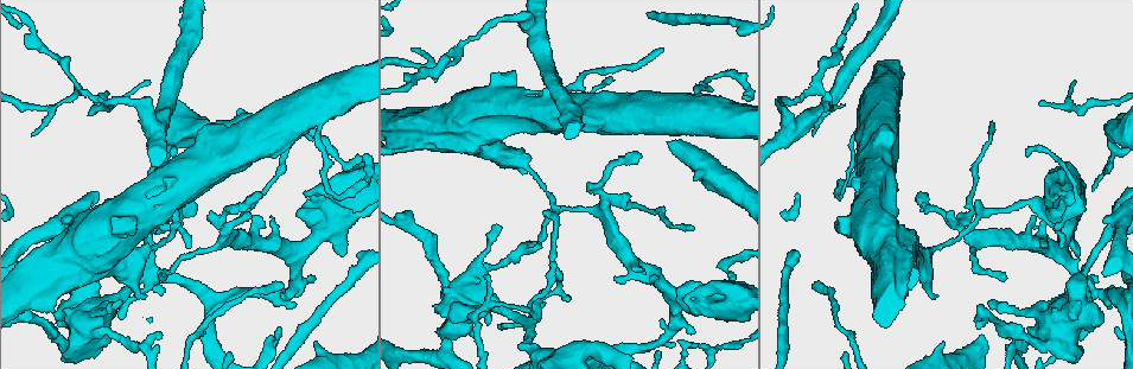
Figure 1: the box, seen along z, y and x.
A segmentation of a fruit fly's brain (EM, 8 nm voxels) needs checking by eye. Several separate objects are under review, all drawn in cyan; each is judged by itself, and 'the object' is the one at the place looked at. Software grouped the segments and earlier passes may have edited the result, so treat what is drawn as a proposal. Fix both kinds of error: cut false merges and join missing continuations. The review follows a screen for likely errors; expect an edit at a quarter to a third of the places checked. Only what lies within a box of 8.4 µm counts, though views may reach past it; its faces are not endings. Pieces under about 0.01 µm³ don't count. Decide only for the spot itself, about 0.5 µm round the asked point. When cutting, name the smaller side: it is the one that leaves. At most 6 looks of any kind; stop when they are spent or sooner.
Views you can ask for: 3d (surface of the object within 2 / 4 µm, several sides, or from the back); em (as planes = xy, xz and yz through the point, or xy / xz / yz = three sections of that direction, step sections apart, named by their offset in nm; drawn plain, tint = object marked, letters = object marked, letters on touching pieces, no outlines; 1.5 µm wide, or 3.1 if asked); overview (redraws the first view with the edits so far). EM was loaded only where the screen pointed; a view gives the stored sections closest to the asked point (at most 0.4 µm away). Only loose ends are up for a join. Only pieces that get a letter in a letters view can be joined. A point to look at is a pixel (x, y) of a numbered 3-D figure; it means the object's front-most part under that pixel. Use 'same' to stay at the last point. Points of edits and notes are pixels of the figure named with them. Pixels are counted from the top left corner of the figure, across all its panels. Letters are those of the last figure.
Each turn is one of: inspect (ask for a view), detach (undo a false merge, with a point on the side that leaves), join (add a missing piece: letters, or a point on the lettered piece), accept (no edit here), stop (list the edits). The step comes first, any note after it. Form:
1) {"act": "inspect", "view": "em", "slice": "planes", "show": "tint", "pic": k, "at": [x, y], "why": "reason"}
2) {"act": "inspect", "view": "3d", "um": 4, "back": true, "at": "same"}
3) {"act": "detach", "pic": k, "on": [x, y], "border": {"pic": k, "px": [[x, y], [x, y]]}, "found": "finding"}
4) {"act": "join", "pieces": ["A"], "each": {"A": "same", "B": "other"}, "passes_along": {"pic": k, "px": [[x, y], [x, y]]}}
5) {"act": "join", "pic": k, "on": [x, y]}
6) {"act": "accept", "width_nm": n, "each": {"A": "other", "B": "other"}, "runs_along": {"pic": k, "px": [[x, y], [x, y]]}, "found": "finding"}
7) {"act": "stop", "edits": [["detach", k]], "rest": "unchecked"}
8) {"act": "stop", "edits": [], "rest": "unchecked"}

{"act": "inspect", "view": "em", "slice": "planes", "show": "plain", "pic": 1, "at": [682, 350], "why": "abrupt turn"}

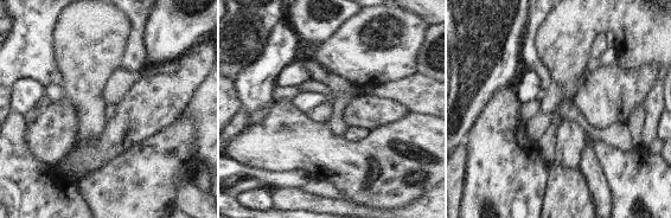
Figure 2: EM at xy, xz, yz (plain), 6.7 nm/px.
{"act": "inspect", "view": "em", "slice": "planes", "show": "tint", "at": "same"}

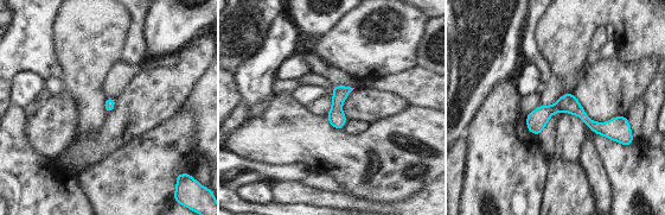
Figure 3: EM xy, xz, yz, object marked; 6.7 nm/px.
{"act": "inspect", "view": "em", "slice": "planes", "show": "letters", "at": "same"}

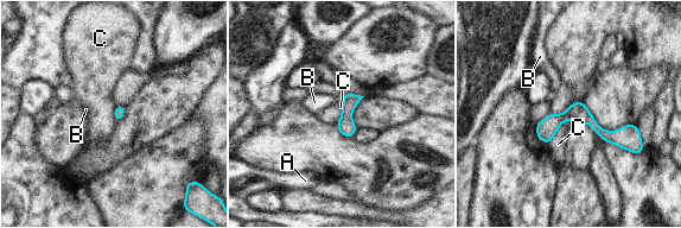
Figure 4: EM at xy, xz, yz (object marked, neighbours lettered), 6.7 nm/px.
{"act": "accept", "width_nm": 80, "each": {"A": "other", "B": "other", "C": "other"}, "border": {"pic": 4, "px": [[570, 120], [561, 124], [548, 144]]}, "found": "all the same cell"}

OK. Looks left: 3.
{"act": "inspect", "view": "3d", "um": 2, "pic": 1, "at": [540, 247], "why": "tapers out"}

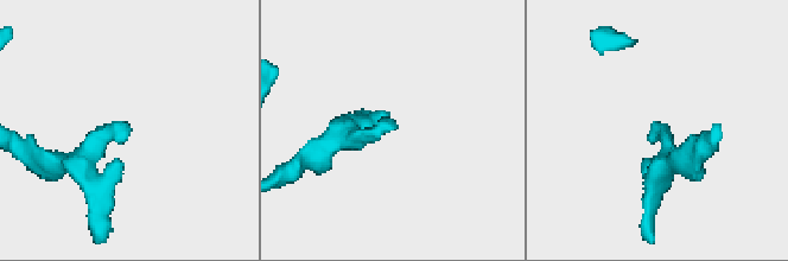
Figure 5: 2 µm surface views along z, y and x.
{"act": "inspect", "view": "em", "slice": "xy", "step": 4, "show": "tint", "pic": 5, "at": [127, 128], "why": "now the EM"}

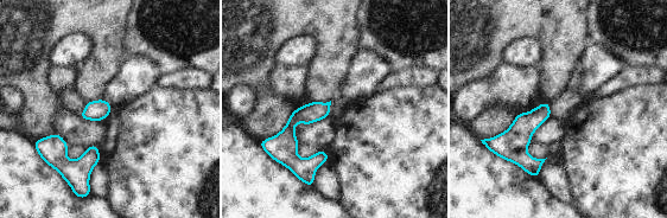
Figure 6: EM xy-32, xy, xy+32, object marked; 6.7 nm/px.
{"act": "inspect", "view": "em", "slice": "xy", "step": 4, "show": "letters", "at": "same"}

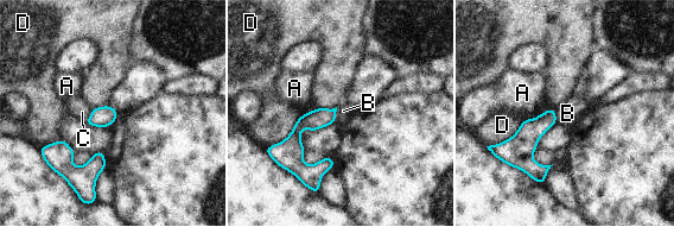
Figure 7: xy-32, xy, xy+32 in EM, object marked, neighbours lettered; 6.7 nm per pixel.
{"act": "accept", "width_nm": 110, "longest_contact_nm": ["D", 320], "each": {"A": "other", "B": "other", "C": "other", "D": "other"}, "found": "no lettered piece goes on from it"}

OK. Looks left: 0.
{"act": "stop", "edits": [], "rest": "unchecked"}

